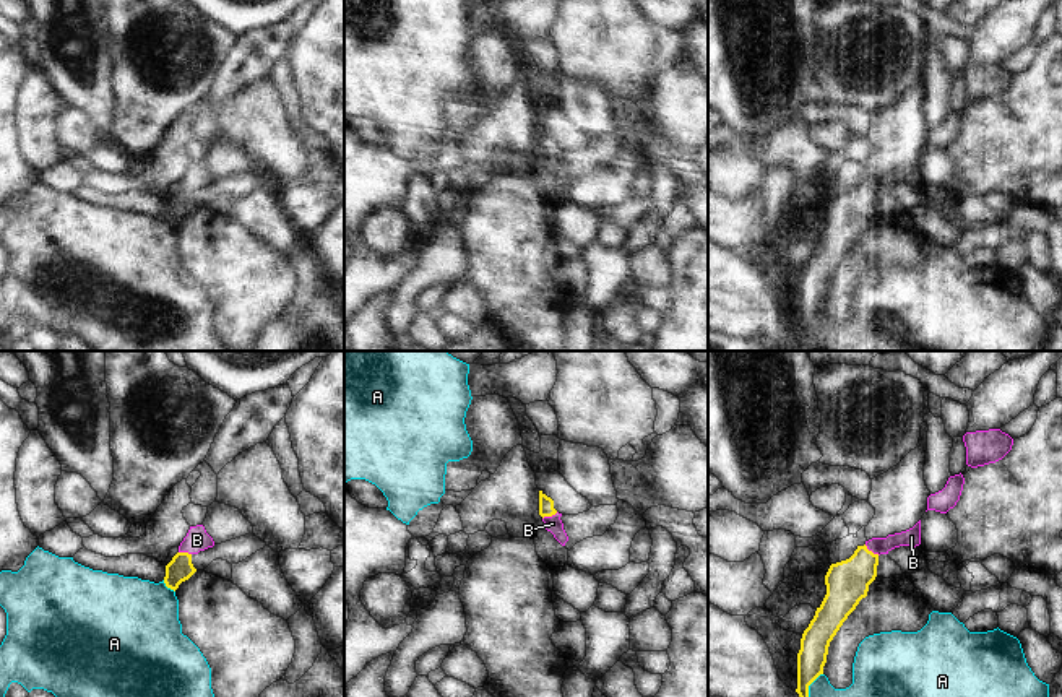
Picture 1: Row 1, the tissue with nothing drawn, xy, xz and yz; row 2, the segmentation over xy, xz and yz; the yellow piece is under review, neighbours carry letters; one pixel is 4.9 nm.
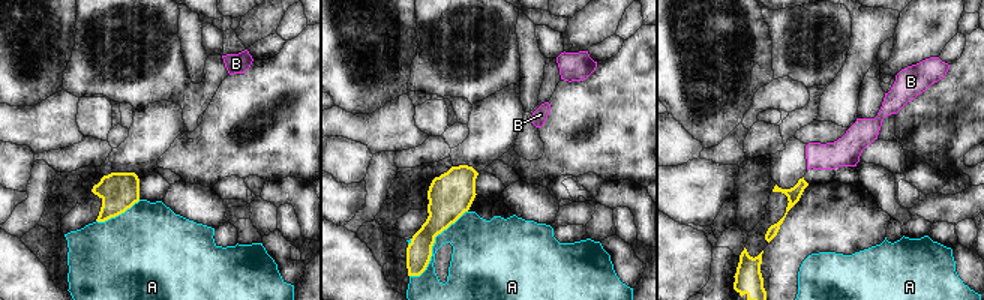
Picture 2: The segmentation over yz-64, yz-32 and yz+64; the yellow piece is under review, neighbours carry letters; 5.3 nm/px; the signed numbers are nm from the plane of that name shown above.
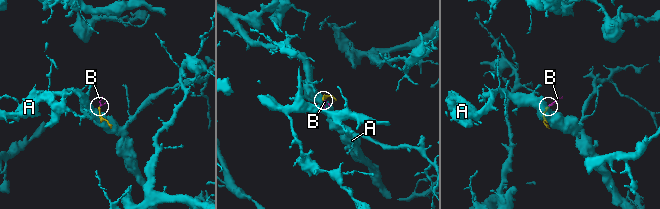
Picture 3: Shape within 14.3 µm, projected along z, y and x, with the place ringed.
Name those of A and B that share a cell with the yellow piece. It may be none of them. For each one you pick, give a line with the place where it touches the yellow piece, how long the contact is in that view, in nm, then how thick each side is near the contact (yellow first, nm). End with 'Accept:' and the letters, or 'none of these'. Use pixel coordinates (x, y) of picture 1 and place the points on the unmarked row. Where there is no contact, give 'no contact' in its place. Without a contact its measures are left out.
B: meets yellow in yz at (871, 187); contact 90 nm long; 220 nm thick on the yellow side, 90 nm on the other
Accept: B

